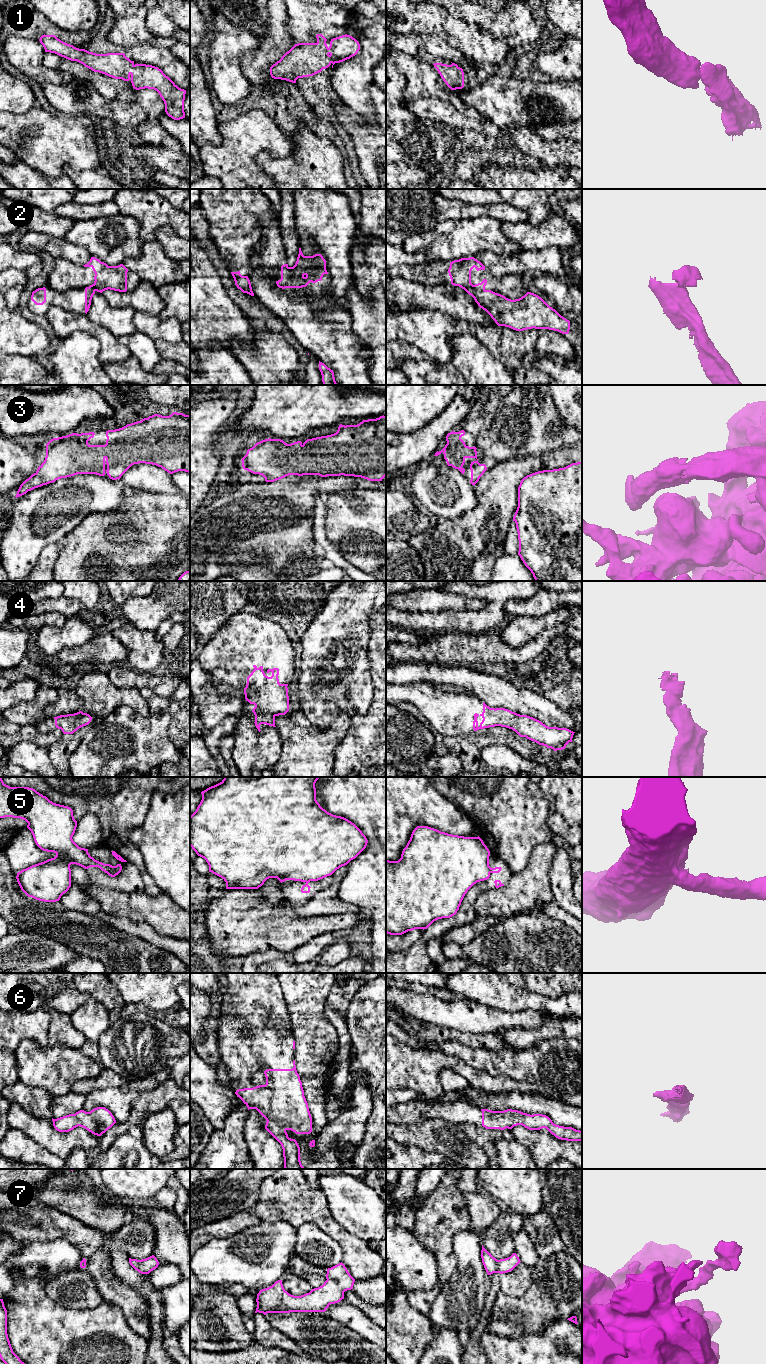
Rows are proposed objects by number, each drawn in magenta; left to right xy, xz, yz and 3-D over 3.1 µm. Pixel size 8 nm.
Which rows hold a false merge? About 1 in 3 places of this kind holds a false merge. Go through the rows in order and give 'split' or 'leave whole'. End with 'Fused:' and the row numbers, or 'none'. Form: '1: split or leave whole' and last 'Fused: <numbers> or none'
1: leave whole
2: split
3: leave whole
4: leave whole
5: split
6: leave whole
7: leave whole
Fused: 2, 5

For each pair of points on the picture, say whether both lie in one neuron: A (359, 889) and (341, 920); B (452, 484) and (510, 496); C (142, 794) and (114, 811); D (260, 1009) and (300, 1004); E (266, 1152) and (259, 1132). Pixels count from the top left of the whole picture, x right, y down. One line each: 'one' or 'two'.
A: two
B: two
C: one
D: two
E: one

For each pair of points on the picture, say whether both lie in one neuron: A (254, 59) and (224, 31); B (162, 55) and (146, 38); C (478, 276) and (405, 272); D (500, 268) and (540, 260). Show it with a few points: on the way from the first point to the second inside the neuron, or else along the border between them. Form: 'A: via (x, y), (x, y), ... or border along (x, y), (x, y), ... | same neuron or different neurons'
A: border along (259, 39), (256, 47), (242, 53), (242, 73) | different neurons
B: border along (169, 47), (137, 44), (130, 48) | different neurons
C: via (460, 275), (428, 275), (426, 277), (423, 275) | same neuron
D: via (510, 265), (518, 265), (530, 261) | same neuron

